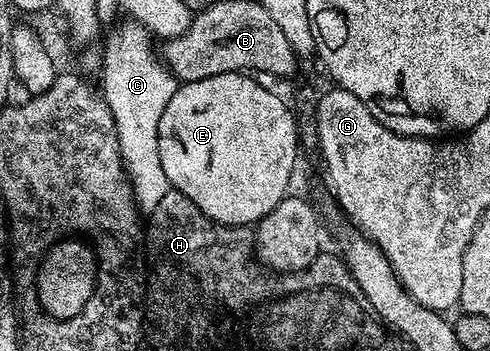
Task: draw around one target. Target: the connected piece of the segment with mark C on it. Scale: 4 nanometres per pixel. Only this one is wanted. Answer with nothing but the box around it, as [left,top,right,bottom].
[102,22,178,214]

